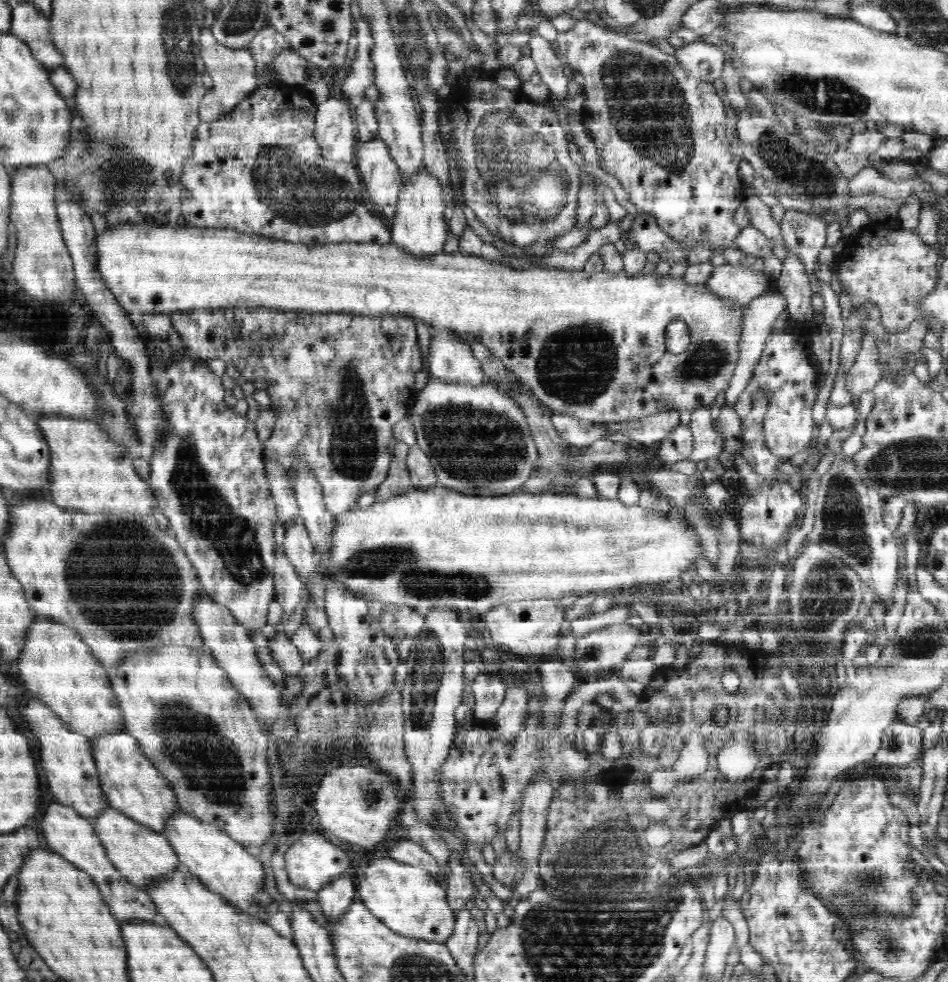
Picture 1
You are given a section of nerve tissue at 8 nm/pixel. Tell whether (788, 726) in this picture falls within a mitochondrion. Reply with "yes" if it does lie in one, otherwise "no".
yes

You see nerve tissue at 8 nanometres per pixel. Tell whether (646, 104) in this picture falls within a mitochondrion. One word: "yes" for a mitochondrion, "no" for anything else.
yes

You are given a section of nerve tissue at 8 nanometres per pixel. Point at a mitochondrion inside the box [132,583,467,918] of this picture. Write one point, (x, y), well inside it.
(209, 762)

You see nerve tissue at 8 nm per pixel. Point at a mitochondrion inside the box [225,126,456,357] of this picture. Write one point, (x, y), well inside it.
(293, 188)

